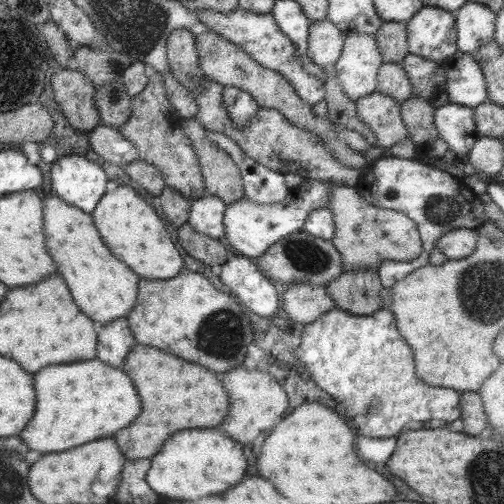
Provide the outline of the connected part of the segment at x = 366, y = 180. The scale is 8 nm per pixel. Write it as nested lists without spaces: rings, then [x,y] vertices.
[[[383,156],[367,162],[367,169],[360,172],[357,184],[353,186],[361,198],[371,206],[394,210],[412,219],[421,238],[421,253],[410,261],[381,260],[376,268],[382,288],[389,288],[405,278],[406,274],[428,264],[430,252],[442,234],[455,229],[474,229],[485,222],[491,222],[482,212],[478,196],[465,187],[460,180],[445,170],[429,166],[415,159]]]

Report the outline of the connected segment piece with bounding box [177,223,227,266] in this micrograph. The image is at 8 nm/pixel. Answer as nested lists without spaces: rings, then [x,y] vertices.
[[[183,223],[178,228],[177,238],[179,238],[179,244],[185,248],[185,252],[191,258],[195,258],[203,264],[209,264],[209,266],[227,262],[225,248],[219,243],[218,239],[212,239],[207,235],[195,232],[187,223]]]

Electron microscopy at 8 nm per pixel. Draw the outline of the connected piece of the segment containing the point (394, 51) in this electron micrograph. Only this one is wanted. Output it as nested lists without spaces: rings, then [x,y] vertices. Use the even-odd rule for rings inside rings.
[[[383,22],[373,35],[383,63],[400,64],[402,58],[409,54],[406,23]]]

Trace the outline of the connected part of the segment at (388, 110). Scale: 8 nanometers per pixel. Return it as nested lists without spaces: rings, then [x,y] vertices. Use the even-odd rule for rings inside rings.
[[[370,93],[354,102],[356,115],[377,139],[377,146],[389,147],[407,140],[408,134],[400,116],[400,103],[381,95]]]

